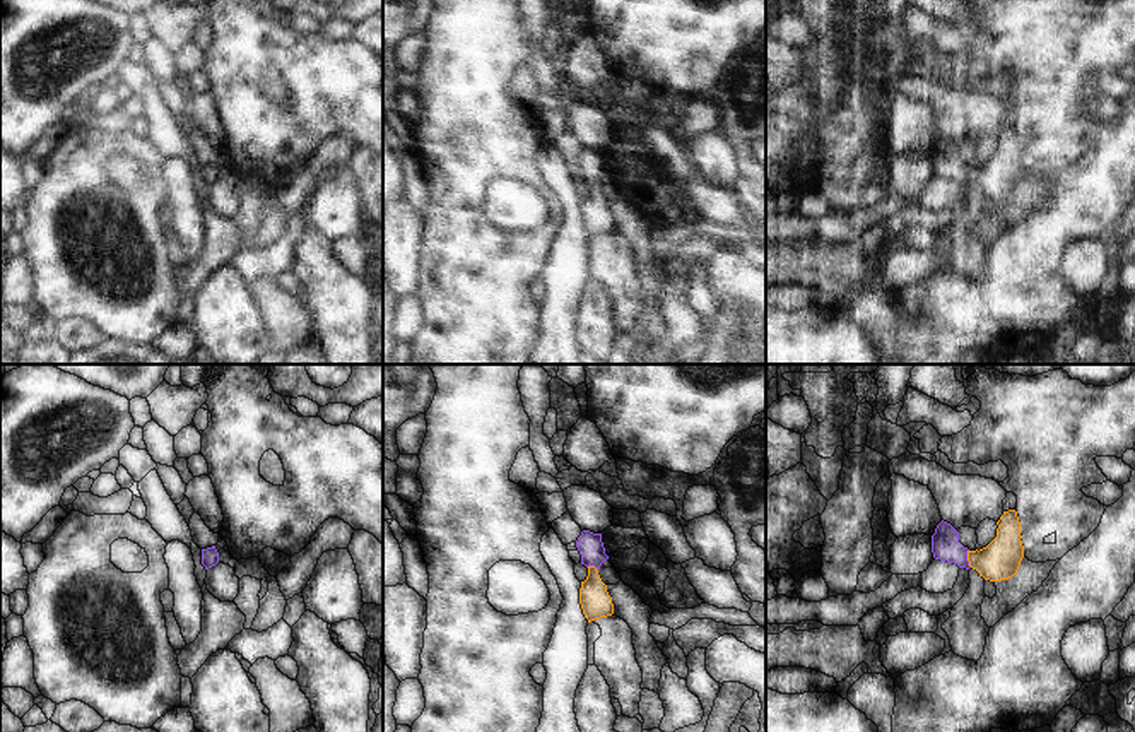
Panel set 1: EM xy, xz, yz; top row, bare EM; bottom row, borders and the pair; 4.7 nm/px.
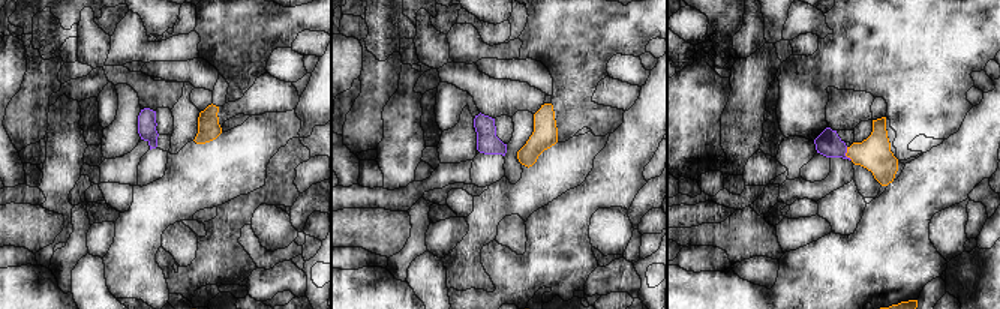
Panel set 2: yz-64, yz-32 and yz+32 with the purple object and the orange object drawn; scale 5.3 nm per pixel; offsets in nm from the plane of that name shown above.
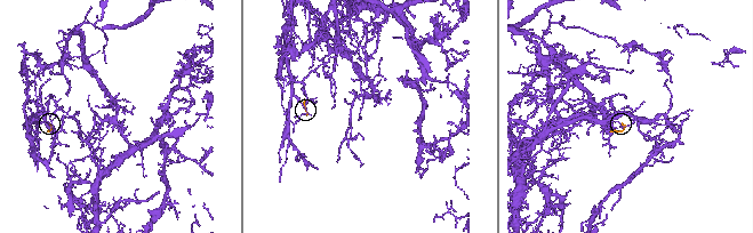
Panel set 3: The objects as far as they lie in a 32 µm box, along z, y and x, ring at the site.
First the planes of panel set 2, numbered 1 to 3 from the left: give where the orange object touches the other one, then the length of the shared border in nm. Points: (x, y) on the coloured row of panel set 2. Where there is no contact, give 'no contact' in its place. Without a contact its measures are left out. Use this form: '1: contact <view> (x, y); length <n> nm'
1: no contact
2: no contact
3: contact yz+32 (844, 155); length 80 nm

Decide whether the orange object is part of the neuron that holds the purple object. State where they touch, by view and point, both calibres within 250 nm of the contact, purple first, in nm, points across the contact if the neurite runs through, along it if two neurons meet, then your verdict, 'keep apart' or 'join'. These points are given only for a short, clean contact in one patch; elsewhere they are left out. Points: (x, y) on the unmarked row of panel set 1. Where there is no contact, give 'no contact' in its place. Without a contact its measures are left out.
contact yz (966, 175); calibres 140 and 190 nm; way yz (946, 163), (966, 175), (1000, 177); join

